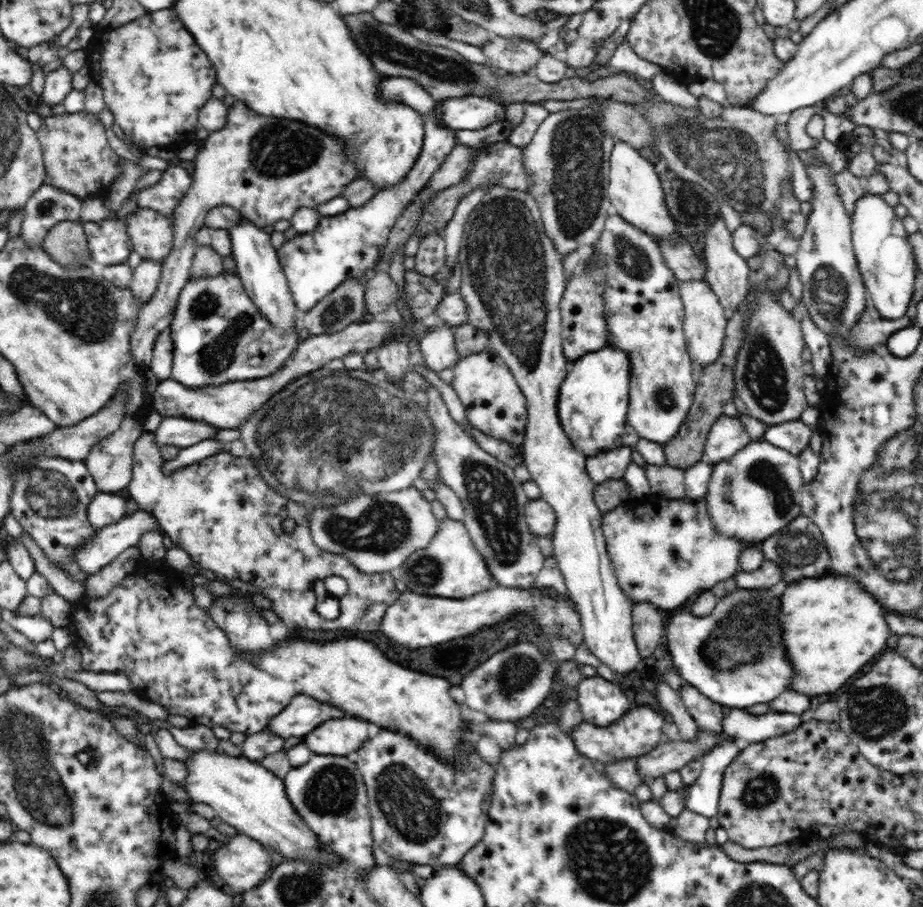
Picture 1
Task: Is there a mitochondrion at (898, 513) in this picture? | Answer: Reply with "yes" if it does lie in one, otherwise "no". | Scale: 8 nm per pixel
yes

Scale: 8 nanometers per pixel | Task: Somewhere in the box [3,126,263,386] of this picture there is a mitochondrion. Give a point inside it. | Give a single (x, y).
(83, 308)

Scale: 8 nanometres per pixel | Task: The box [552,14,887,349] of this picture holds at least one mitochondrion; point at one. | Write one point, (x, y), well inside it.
(728, 157)

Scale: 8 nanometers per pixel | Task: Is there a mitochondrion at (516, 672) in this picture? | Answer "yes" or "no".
yes

